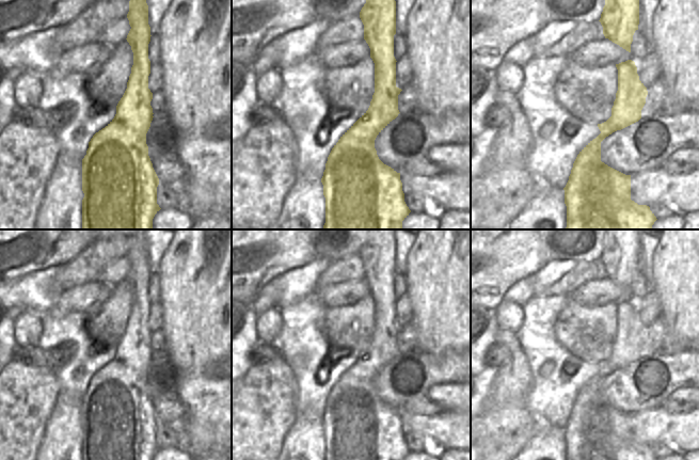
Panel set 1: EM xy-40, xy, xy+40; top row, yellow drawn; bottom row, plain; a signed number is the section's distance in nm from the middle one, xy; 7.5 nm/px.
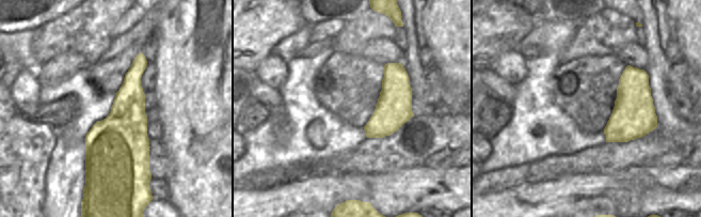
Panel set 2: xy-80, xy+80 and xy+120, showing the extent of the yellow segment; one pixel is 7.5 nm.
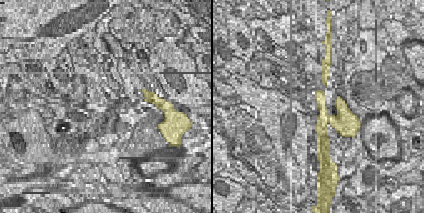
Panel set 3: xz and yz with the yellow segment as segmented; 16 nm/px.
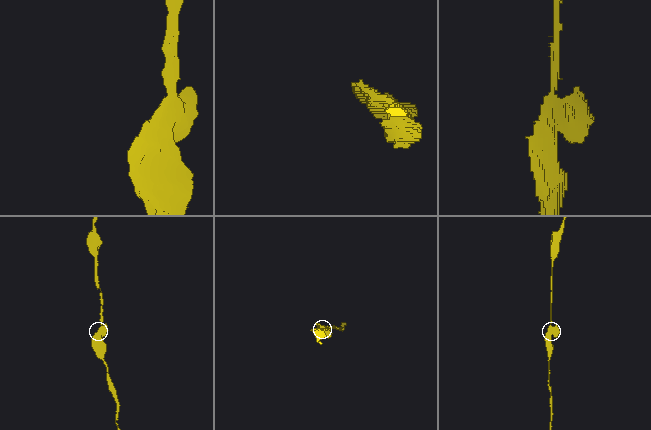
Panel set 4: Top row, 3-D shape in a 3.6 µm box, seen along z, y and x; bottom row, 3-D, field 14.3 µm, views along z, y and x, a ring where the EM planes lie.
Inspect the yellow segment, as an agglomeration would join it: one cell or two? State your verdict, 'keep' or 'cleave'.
keep

